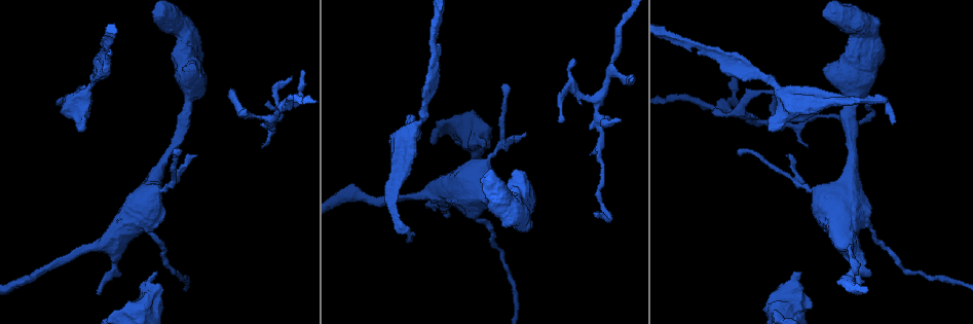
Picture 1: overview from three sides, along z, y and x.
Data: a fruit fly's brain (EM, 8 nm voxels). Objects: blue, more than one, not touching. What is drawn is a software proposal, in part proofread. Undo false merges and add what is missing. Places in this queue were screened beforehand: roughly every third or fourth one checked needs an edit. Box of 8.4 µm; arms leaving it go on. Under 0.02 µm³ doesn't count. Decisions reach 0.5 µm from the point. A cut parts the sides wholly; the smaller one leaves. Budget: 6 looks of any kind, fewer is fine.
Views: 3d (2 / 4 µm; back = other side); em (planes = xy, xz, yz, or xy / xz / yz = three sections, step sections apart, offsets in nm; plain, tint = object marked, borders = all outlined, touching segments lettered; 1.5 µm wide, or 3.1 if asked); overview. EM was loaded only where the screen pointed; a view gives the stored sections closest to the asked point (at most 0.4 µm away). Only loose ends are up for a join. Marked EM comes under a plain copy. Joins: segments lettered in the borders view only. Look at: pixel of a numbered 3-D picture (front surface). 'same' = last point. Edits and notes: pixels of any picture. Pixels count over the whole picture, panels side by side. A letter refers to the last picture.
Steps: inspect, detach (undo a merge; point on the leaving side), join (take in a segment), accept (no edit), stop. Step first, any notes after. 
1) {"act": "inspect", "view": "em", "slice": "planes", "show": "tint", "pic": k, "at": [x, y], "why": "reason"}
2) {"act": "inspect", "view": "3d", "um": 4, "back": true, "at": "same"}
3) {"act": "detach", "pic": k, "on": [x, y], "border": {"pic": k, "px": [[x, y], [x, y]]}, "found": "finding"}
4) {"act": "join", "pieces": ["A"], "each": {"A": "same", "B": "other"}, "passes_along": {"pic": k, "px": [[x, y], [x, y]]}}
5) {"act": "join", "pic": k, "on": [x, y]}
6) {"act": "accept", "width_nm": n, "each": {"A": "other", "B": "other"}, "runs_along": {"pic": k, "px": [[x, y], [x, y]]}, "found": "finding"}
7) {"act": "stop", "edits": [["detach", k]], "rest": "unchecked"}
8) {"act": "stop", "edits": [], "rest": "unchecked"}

{"act": "inspect", "view": "3d", "um": 4, "pic": 1, "at": [769, 131], "why": "branch stops here"}

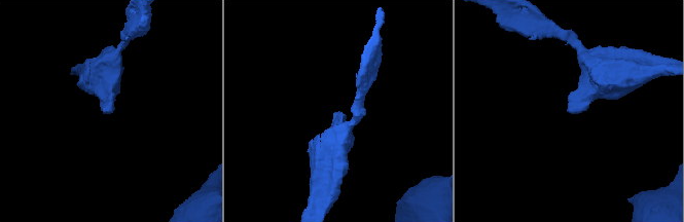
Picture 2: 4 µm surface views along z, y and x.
{"act": "inspect", "view": "em", "slice": "planes", "show": "borders", "pic": 2, "at": [104, 110]}

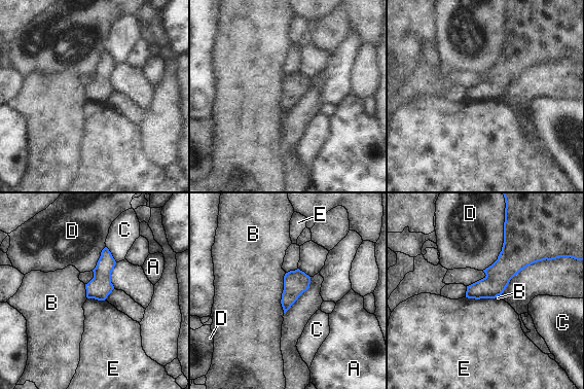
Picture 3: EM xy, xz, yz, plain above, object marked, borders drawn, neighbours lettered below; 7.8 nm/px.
{"act": "accept", "width_nm": 180, "each": {"A": "other", "B": "other", "C": "other", "D": "other", "E": "other"}, "found": "none of them fits"}

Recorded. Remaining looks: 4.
{"act": "inspect", "view": "3d", "um": 4, "pic": 1, "at": [507, 83], "why": "an open end"}

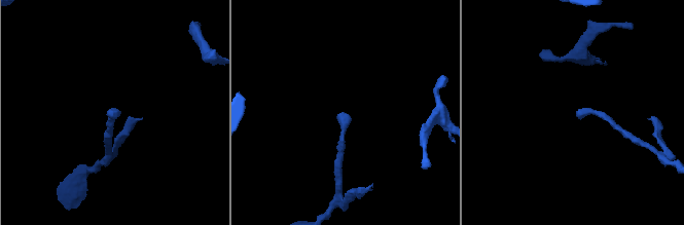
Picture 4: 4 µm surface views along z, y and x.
{"act": "inspect", "view": "em", "slice": "planes", "show": "borders", "pic": 4, "at": [112, 112], "why": "need the tissue"}

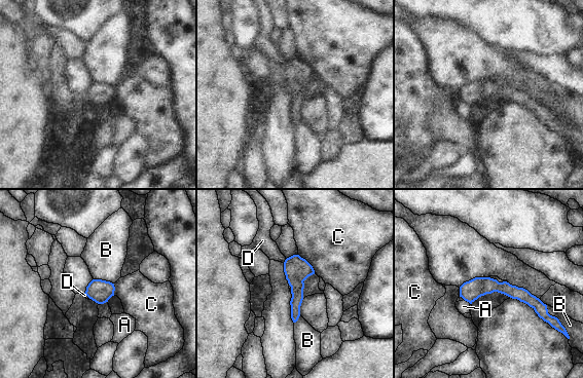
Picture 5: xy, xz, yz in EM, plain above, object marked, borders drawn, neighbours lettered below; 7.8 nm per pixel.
{"act": "accept", "longest_contact_nm": ["B", 280], "each": {"A": "other", "B": "other", "C": "other", "D": "other"}, "runs_along": {"pic": 5, "px": [[462, 289], [505, 288], [546, 317]]}, "found": "no lettered segment goes on from it"}

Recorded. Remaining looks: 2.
{"act": "inspect", "view": "3d", "um": 4, "pic": 1, "at": [593, 101], "why": "three arms meet"}

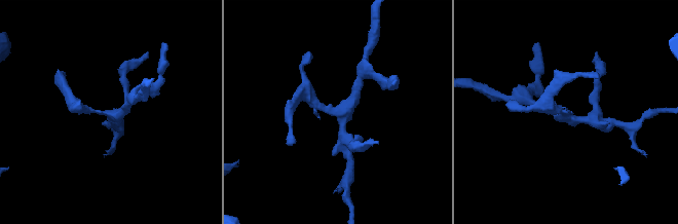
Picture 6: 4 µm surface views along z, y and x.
{"act": "inspect", "view": "em", "slice": "planes", "show": "borders", "pic": 6, "at": [564, 113]}

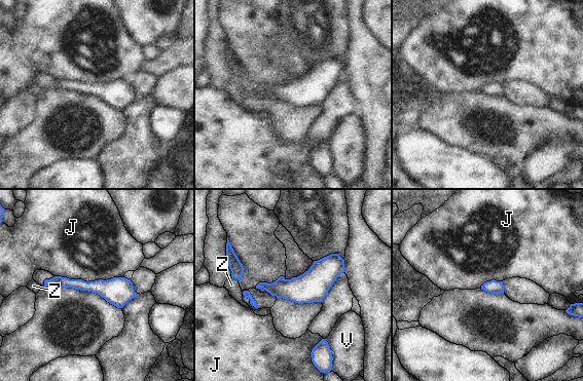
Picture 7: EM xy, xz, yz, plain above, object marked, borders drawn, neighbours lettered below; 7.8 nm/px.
{"act": "accept", "each": {"J": "other", "V": "other", "Z": "other"}, "runs_along": {"pic": 7, "px": [[46, 282], [72, 282], [133, 294]]}, "found": "one cell here"}

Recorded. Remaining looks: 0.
{"act": "stop", "edits": [], "rest": "unchecked"}

